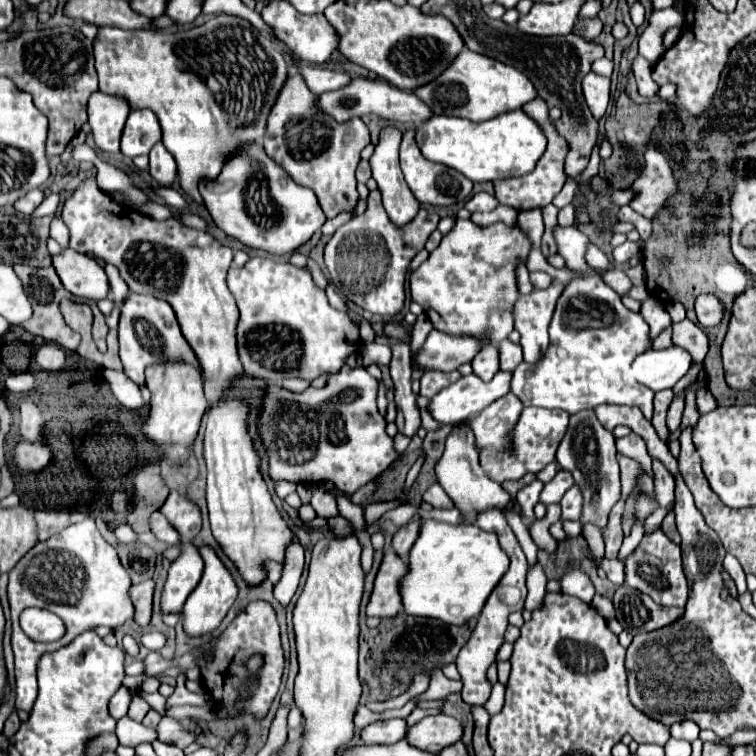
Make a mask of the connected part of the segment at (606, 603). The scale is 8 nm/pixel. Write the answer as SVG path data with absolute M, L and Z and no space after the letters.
M596 595L594 601L592 601L592 607L604 617L604 619L610 619L614 617L614 607L612 607L612 601L608 597L602 597L602 595Z

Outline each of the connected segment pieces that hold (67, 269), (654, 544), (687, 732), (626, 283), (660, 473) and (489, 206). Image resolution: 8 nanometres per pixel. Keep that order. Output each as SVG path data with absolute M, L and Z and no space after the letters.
M62 249L58 255L52 255L52 267L56 269L62 285L76 297L98 301L110 293L102 265L90 255Z
M660 527L648 535L644 533L638 547L626 557L624 573L626 573L628 587L634 587L634 589L650 595L658 605L670 605L670 607L684 607L686 605L688 583L686 583L684 571L682 571L680 547L676 543L672 543Z
M680 721L680 723L672 725L672 737L674 739L684 739L684 741L692 743L694 739L698 739L698 733L700 733L700 729L692 721Z
M628 264L616 265L614 269L603 274L604 282L610 285L619 295L625 296L632 287L632 283L626 275Z
M654 459L654 473L656 473L656 479L654 479L654 485L656 485L656 499L662 507L670 505L674 501L674 479L672 479L672 473L658 461Z
M476 193L464 207L474 213L474 211L492 211L498 205L498 199L490 193Z

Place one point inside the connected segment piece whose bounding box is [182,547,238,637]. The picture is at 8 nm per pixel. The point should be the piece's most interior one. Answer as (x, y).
(203, 612)

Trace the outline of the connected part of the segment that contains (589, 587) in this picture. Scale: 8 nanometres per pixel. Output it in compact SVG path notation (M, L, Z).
M568 567L566 575L560 579L560 589L562 589L562 593L580 597L586 603L590 603L592 597L594 597L594 585L592 581L580 569L570 569Z

